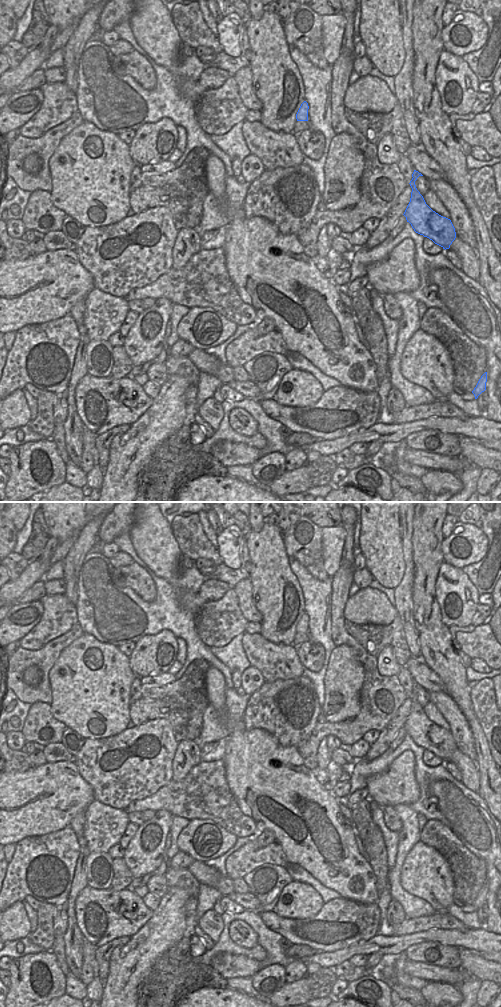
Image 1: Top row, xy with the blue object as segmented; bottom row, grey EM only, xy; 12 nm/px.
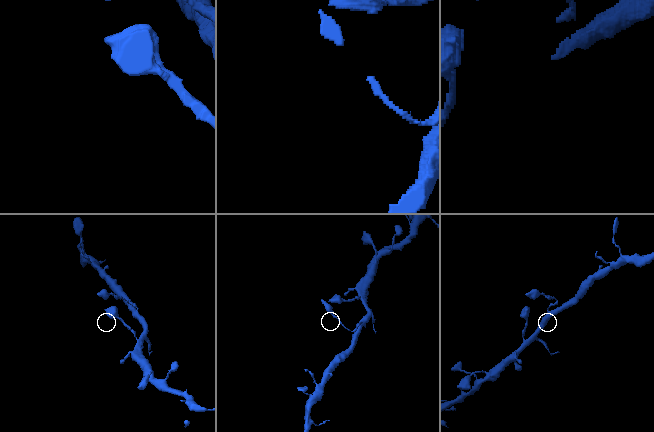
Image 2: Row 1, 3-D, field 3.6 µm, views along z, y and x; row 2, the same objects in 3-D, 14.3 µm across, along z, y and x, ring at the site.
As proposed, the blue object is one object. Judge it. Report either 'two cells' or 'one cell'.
two cells

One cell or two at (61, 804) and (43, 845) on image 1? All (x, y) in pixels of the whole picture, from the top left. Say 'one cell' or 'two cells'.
two cells

